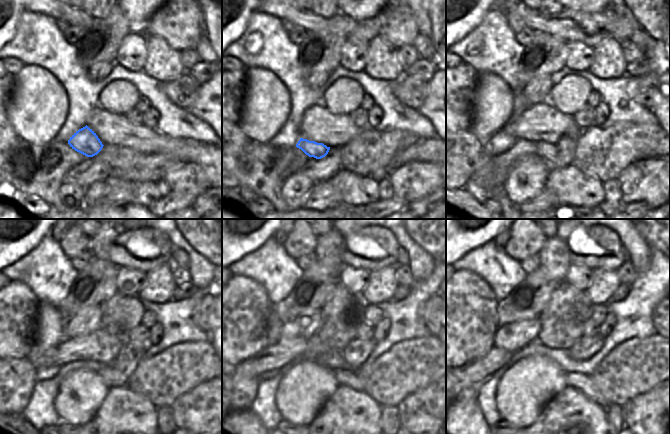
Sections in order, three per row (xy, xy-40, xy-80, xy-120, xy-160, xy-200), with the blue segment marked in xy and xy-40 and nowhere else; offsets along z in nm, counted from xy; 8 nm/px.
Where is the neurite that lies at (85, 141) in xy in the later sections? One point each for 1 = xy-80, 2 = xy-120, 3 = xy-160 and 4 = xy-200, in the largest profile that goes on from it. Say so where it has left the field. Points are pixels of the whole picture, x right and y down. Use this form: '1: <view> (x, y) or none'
1: xy-80 (546, 151)
2: xy-120 (112, 378)
3: xy-160 (345, 377)
4: xy-200 (583, 383)

